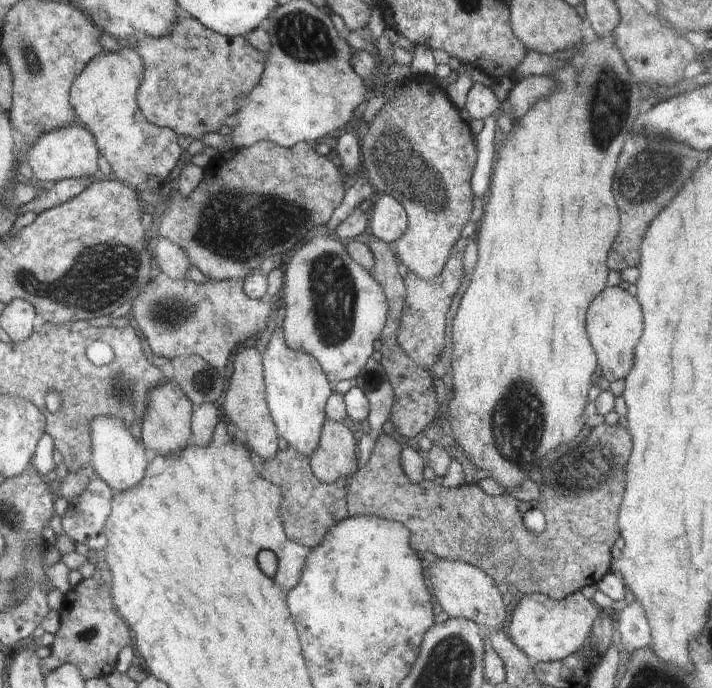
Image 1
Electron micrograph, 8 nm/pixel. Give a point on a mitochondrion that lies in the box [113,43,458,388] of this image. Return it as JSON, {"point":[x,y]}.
{"point":[257,217]}

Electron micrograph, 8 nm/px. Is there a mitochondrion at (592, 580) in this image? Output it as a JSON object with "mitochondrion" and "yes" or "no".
{"mitochondrion":"no"}

